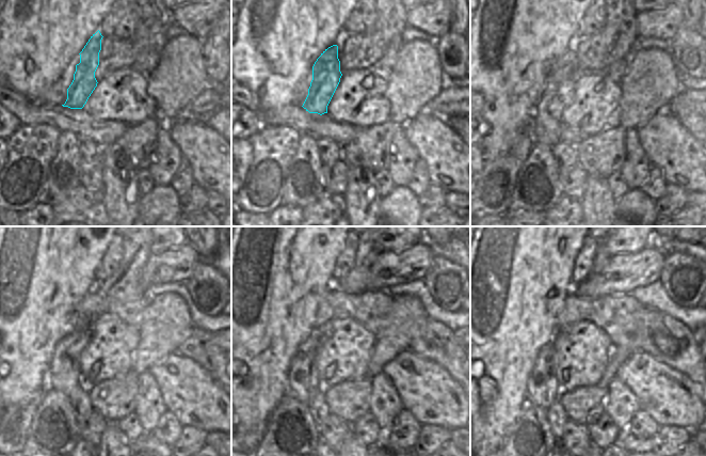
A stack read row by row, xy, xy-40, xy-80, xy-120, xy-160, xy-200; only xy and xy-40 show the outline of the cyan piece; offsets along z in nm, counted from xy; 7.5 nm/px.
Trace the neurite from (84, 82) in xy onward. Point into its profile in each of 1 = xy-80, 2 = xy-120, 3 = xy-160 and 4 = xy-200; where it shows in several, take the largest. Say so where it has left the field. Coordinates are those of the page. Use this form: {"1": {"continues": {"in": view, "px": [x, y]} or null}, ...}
{"1": {"continues": {"in": "xy-80", "px": [545, 127]}}, "2": {"continues": {"in": "xy-120", "px": [64, 375]}}, "3": {"continues": {"in": "xy-160", "px": [303, 378]}}, "4": {"continues": {"in": "xy-200", "px": [543, 389]}}}

